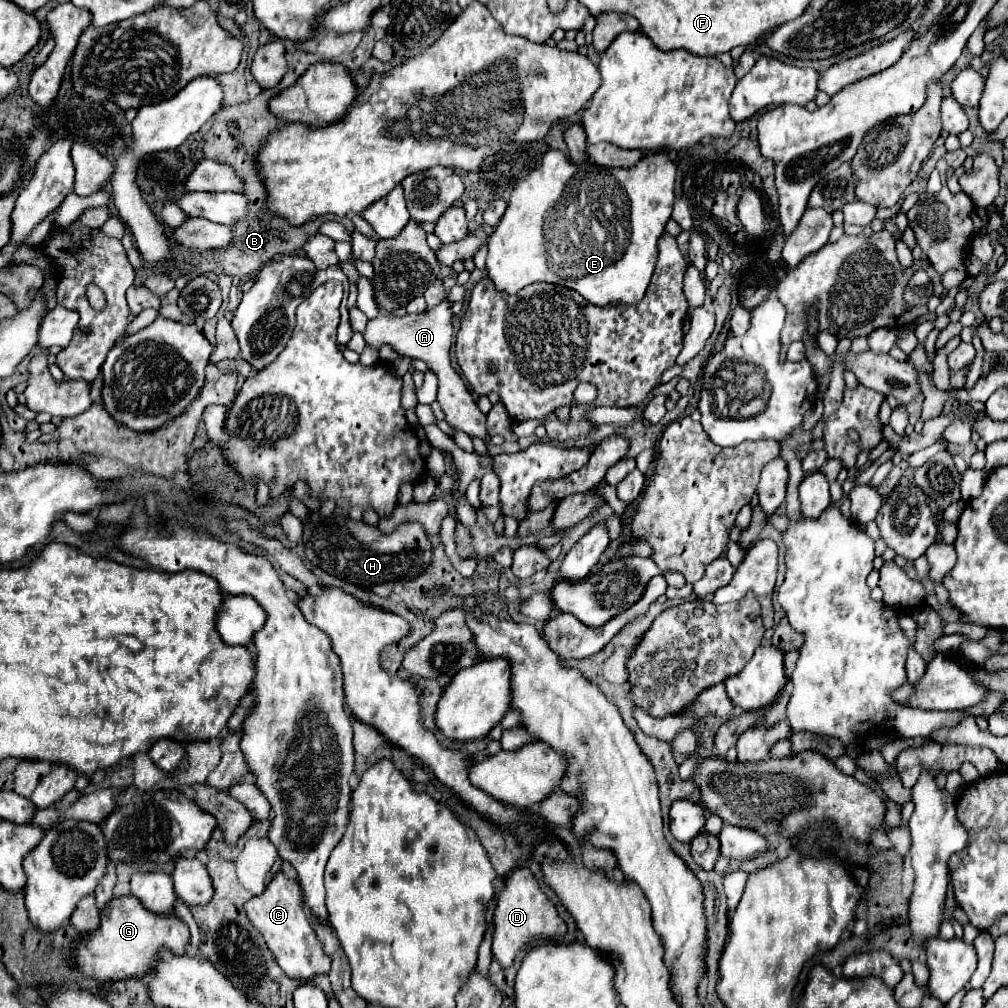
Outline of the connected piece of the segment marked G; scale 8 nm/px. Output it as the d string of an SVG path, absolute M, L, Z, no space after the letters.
M128 895L110 899L110 903L100 911L100 927L98 931L86 935L86 941L82 939L76 945L74 963L96 981L138 979L156 969L160 949L168 949L172 955L186 955L188 941L188 925L178 915L156 915L146 911L140 899Z

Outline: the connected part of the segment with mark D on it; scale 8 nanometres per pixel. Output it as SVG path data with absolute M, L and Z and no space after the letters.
M520 867L514 869L506 881L504 889L500 891L496 899L496 911L494 911L494 941L492 941L492 955L494 959L506 969L512 965L516 953L526 947L532 939L538 937L554 937L566 933L566 923L558 917L556 907L552 901L544 895L544 891L538 887L534 875L530 869Z

